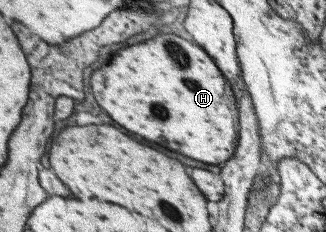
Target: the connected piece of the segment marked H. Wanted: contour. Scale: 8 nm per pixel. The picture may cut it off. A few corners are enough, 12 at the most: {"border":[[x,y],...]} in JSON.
{"border":[[199,43],[122,49],[92,91],[116,123],[222,165],[238,99]]}

